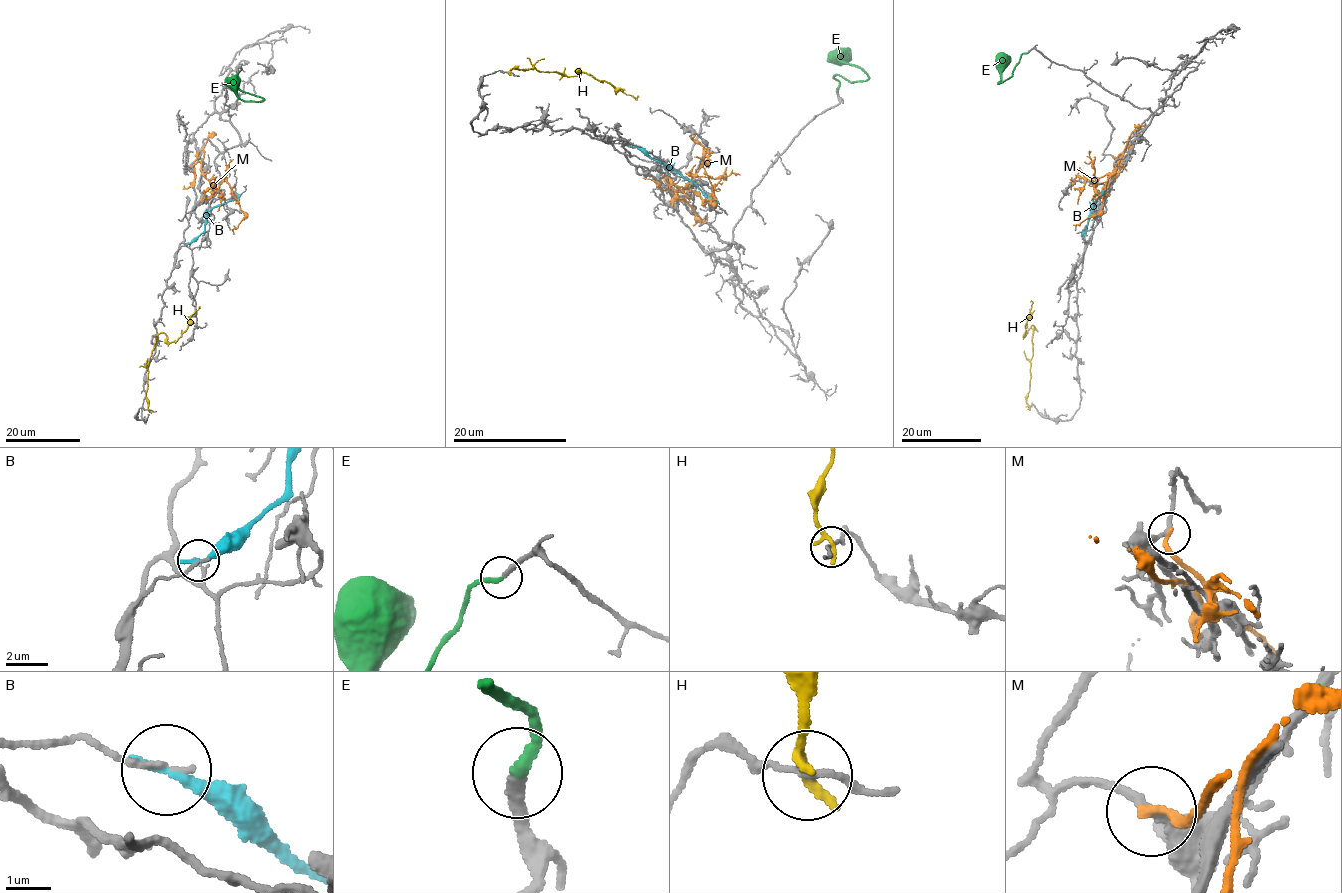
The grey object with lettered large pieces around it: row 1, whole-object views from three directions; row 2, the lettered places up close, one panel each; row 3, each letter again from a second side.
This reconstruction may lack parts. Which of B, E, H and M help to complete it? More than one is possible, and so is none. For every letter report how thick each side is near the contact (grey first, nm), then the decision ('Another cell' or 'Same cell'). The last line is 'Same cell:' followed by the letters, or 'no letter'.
B: Thickness 150 nm (grey) against 280 nm. Another cell
E: Thickness 260 nm (grey) against 240 nm. Same cell
H: Thickness 110 nm (grey) against 280 nm. Another cell
M: Thickness 240 nm (grey) against 220 nm. Another cell
Same cell: E

